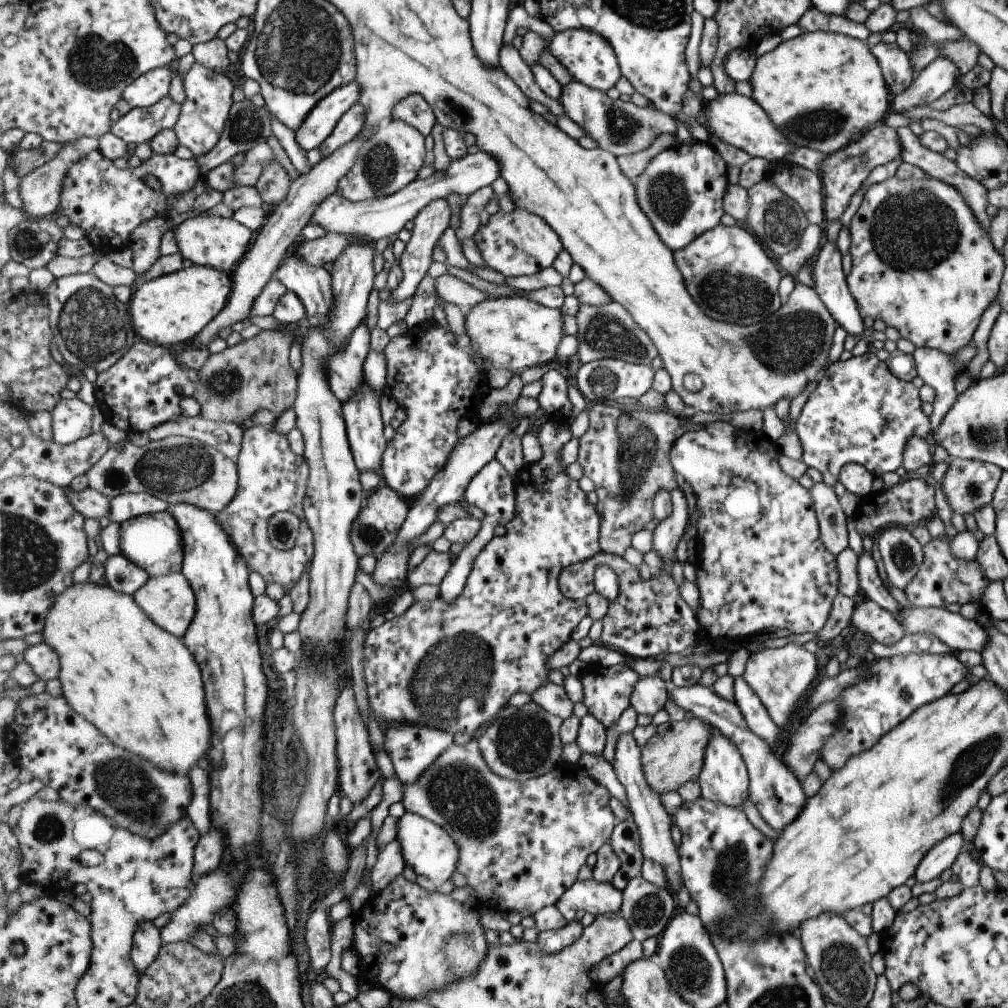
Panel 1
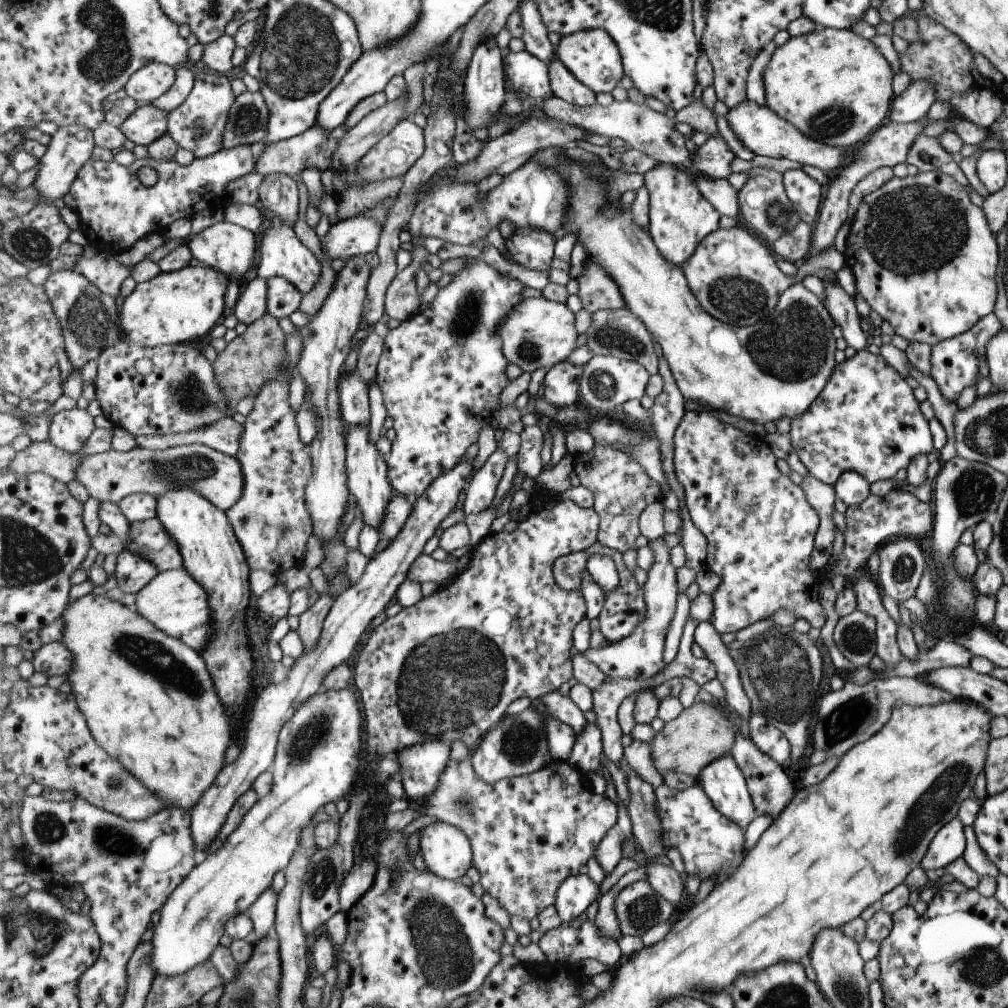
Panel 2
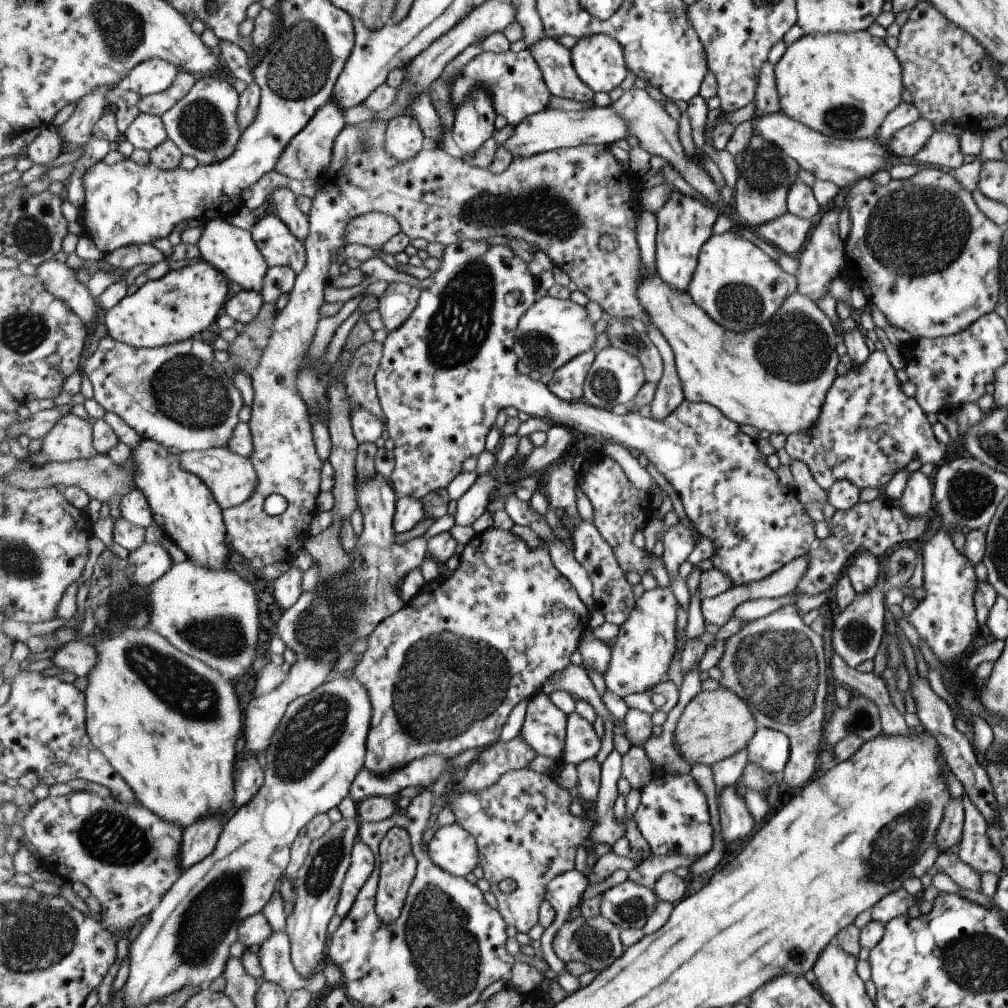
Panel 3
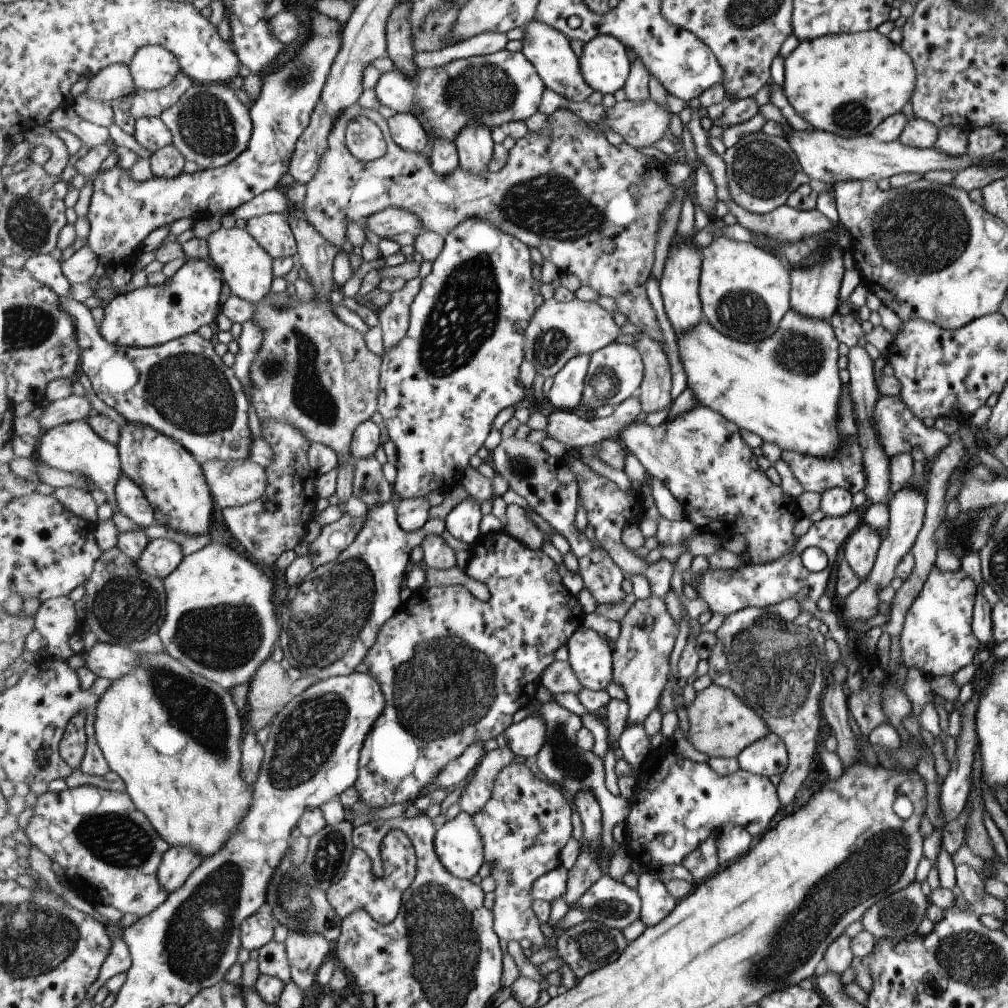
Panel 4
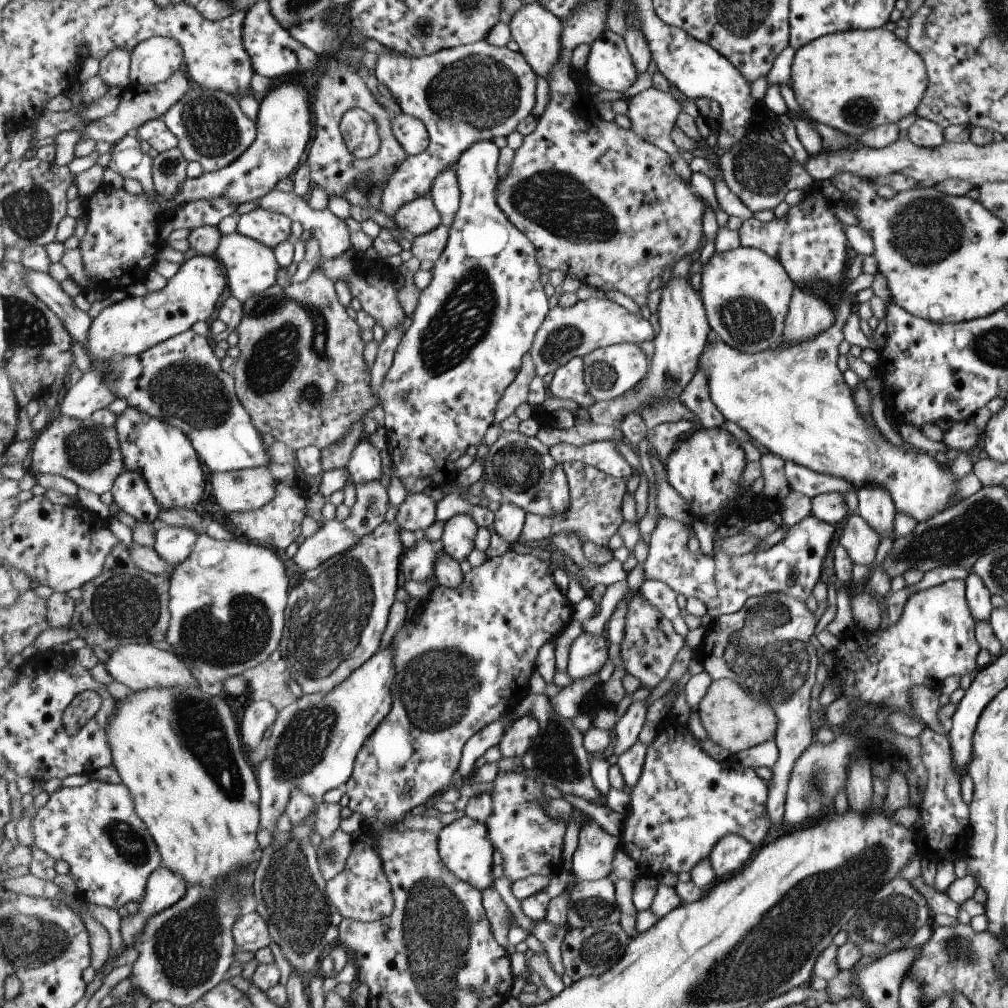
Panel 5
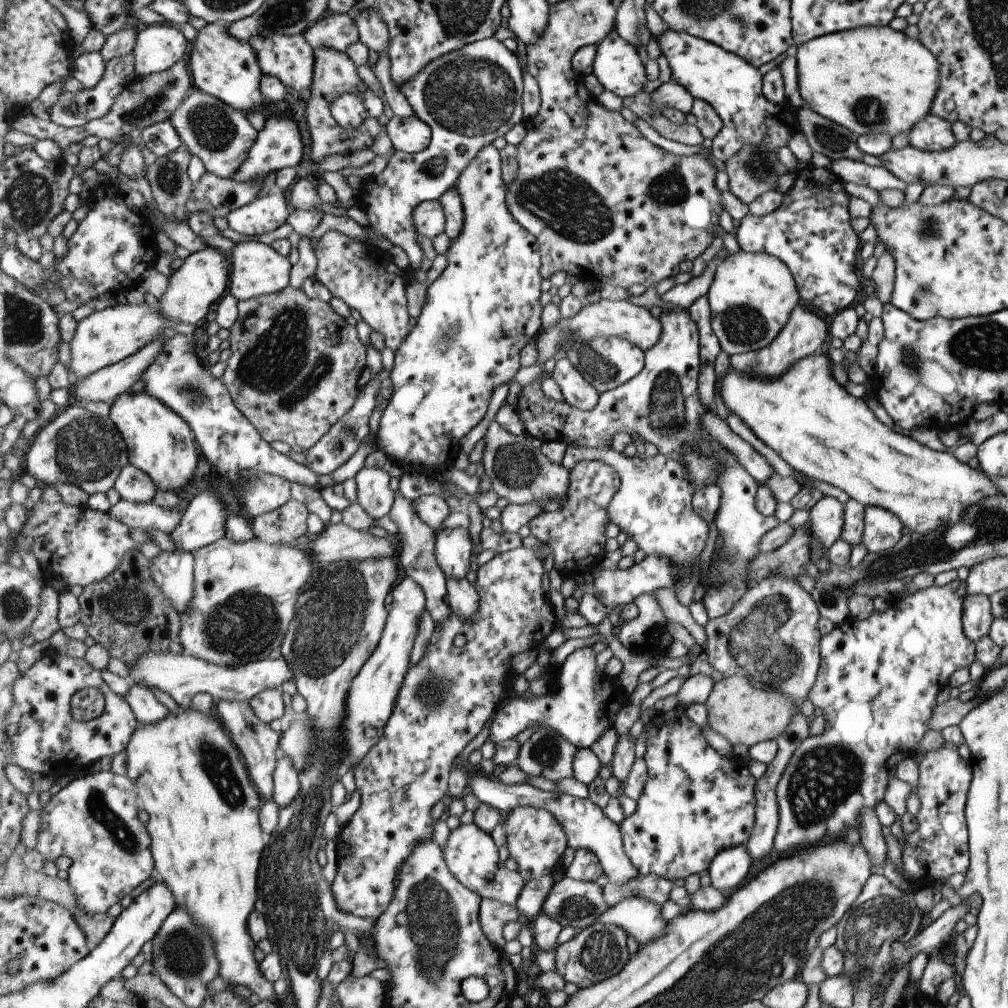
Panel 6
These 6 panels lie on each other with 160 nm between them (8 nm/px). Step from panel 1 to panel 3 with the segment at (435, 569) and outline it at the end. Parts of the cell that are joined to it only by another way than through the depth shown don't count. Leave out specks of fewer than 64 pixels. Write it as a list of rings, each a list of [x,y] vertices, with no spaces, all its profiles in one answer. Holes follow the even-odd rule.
[[[381,474],[375,478],[356,480],[358,508],[364,517],[364,532],[359,536],[357,554],[352,557],[351,568],[329,582],[320,581],[313,593],[302,590],[295,606],[281,613],[277,622],[279,634],[288,648],[297,654],[298,661],[309,658],[325,658],[327,654],[342,655],[351,650],[355,641],[369,642],[381,622],[406,606],[400,586],[409,574],[423,566],[427,558],[430,540],[419,537],[403,544],[395,542],[394,522],[399,498],[389,480]]]

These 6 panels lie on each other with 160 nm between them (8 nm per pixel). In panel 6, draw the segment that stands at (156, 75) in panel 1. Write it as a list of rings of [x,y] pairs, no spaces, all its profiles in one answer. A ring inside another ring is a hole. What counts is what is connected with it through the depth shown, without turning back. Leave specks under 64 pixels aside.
[[[167,23],[147,25],[136,40],[135,74],[138,78],[164,73],[185,58],[189,42],[181,30]]]

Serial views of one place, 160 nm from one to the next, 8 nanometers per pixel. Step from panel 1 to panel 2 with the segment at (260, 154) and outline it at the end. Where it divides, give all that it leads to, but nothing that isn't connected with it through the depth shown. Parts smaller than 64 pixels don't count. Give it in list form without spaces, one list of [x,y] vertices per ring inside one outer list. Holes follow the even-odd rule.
[[[319,124],[313,126],[310,130],[307,130],[304,134],[299,134],[291,139],[285,139],[277,144],[269,144],[261,158],[257,160],[257,166],[255,166],[255,172],[263,174],[267,177],[271,174],[287,174],[294,178],[301,176],[303,170],[307,168],[314,168],[321,173],[325,173],[331,169],[333,164],[333,156],[339,148],[339,138],[332,138],[329,136],[331,130],[325,130],[321,128]]]

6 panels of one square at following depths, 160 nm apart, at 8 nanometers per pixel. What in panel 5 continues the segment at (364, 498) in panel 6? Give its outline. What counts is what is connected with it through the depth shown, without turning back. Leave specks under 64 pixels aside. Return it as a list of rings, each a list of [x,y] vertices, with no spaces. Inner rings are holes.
[[[367,416],[362,423],[364,424],[362,439],[357,443],[352,459],[346,466],[352,475],[353,483],[357,485],[379,480],[381,475],[385,474],[381,452],[371,440],[371,435],[375,434],[378,428],[377,422],[371,416]]]

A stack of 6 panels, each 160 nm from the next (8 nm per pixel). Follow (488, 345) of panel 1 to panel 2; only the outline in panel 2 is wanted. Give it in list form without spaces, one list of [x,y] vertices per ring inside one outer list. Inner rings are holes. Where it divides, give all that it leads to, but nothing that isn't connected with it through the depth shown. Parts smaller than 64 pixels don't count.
[[[540,298],[523,300],[507,318],[499,331],[503,338],[503,351],[510,364],[517,364],[524,372],[532,373],[540,368],[555,367],[565,362],[577,349],[577,316],[575,312],[559,302]]]

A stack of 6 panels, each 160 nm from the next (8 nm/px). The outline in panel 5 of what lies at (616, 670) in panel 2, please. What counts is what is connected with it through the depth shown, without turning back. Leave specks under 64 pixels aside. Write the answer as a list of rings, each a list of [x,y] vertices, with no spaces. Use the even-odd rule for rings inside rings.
[[[639,592],[635,594],[628,604],[626,616],[625,640],[621,644],[621,658],[629,675],[640,681],[640,687],[650,692],[655,690],[671,672],[677,654],[683,650],[686,637],[681,636],[669,620],[652,602],[648,602]],[[645,700],[633,701],[618,720],[615,726],[614,746],[614,753],[618,757],[640,739],[641,731],[647,722],[647,707],[649,706]]]

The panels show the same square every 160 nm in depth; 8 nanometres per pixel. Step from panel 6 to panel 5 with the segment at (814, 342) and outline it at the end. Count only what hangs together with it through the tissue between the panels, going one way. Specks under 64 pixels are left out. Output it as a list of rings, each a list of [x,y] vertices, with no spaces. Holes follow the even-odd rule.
[[[797,286],[788,302],[781,343],[791,344],[813,338],[833,323],[834,313],[828,302]]]

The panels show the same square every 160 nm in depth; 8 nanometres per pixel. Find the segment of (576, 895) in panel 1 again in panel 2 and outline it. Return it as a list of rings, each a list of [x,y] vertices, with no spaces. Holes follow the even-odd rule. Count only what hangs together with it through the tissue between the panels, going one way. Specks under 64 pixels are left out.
[[[579,874],[569,876],[557,890],[555,906],[562,922],[573,922],[579,918],[601,894],[600,886],[593,882],[591,876]]]

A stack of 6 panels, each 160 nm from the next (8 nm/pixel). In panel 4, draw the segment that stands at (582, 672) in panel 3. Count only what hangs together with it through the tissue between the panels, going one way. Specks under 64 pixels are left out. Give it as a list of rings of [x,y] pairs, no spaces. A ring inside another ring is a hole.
[[[556,660],[556,662],[553,662],[553,665],[545,670],[541,680],[541,684],[553,696],[569,692],[576,698],[584,688],[581,680],[577,678],[577,674],[573,672],[571,664],[567,661]]]

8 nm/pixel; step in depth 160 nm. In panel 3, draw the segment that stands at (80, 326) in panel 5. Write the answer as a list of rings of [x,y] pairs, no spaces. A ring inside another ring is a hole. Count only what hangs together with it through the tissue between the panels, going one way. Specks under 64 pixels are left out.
[[[107,334],[93,354],[84,358],[81,371],[91,381],[94,399],[105,412],[116,413],[143,439],[177,448],[180,453],[227,448],[240,425],[239,412],[245,406],[245,400],[230,375],[228,365],[215,360],[215,349],[202,340],[201,334],[185,342],[156,348],[136,348]]]

